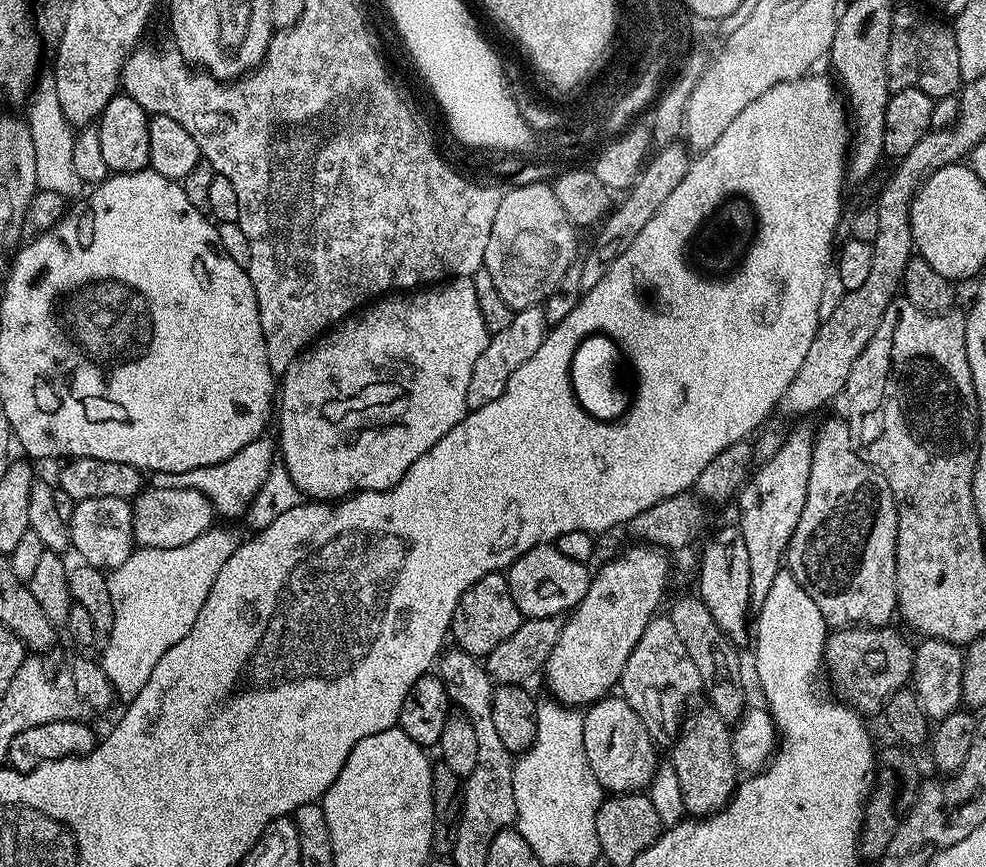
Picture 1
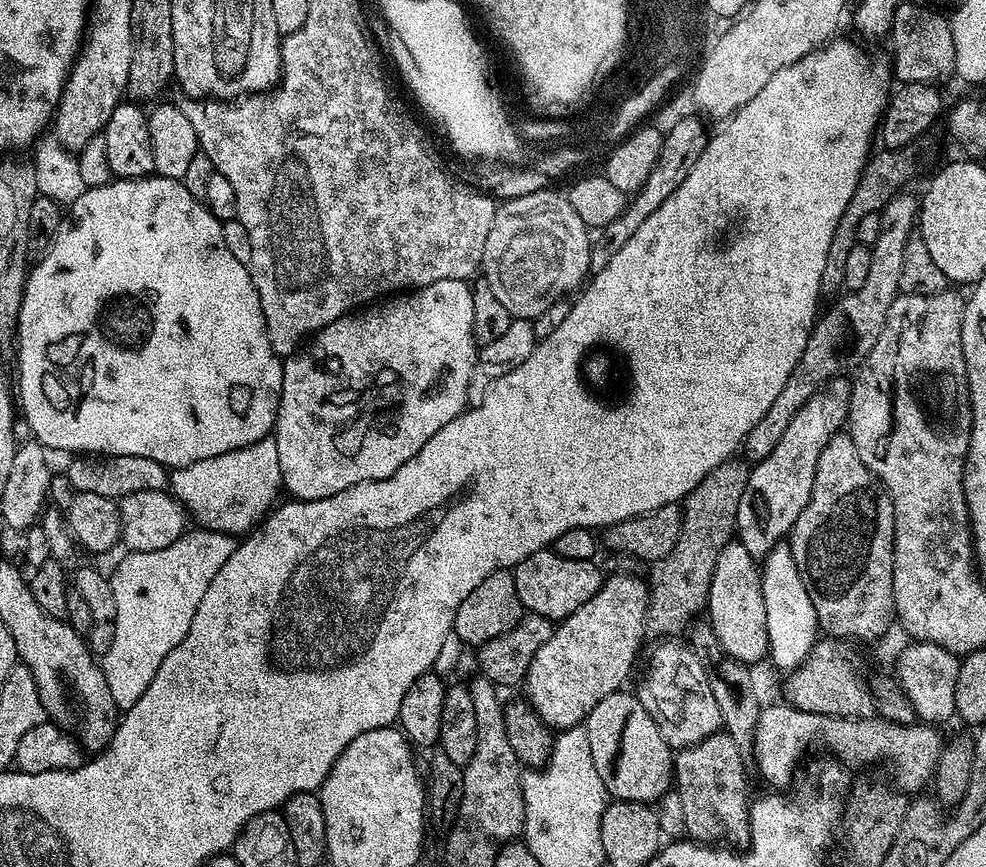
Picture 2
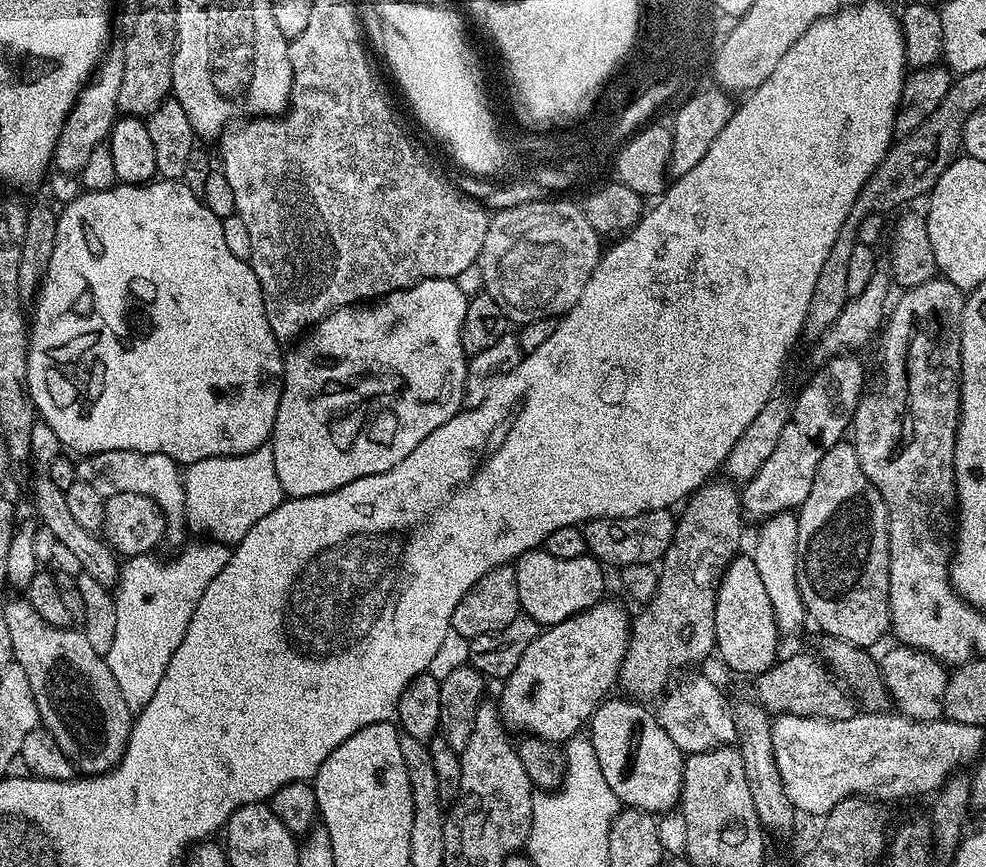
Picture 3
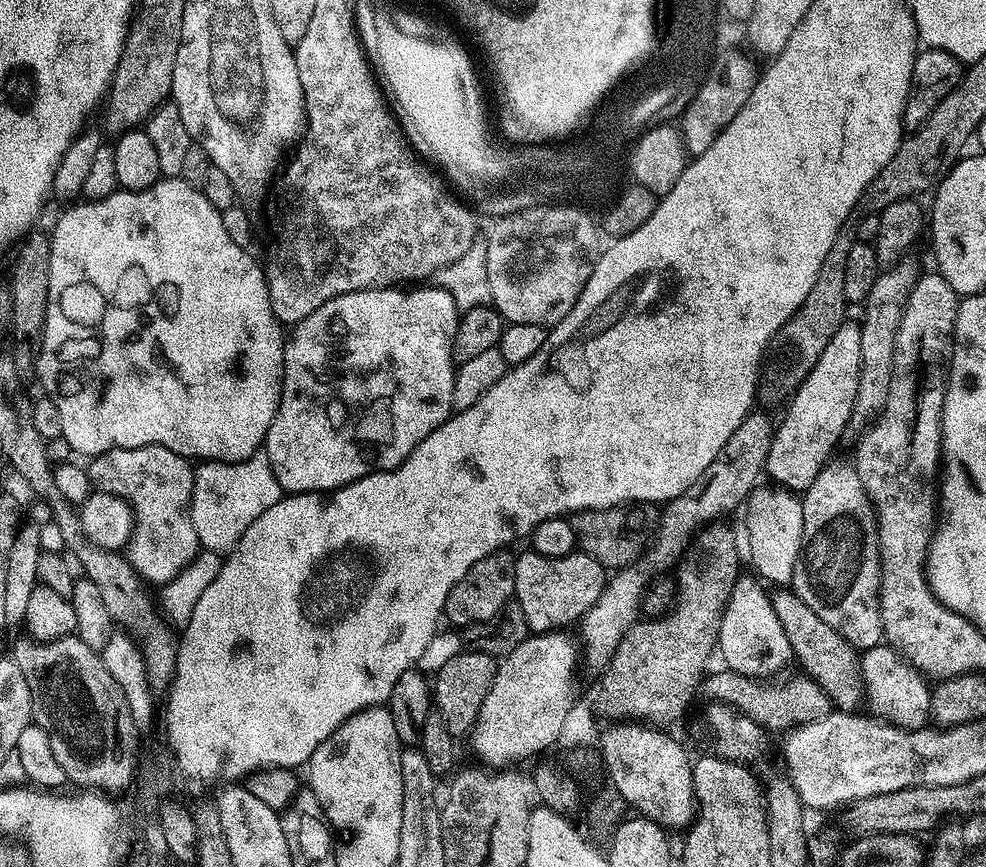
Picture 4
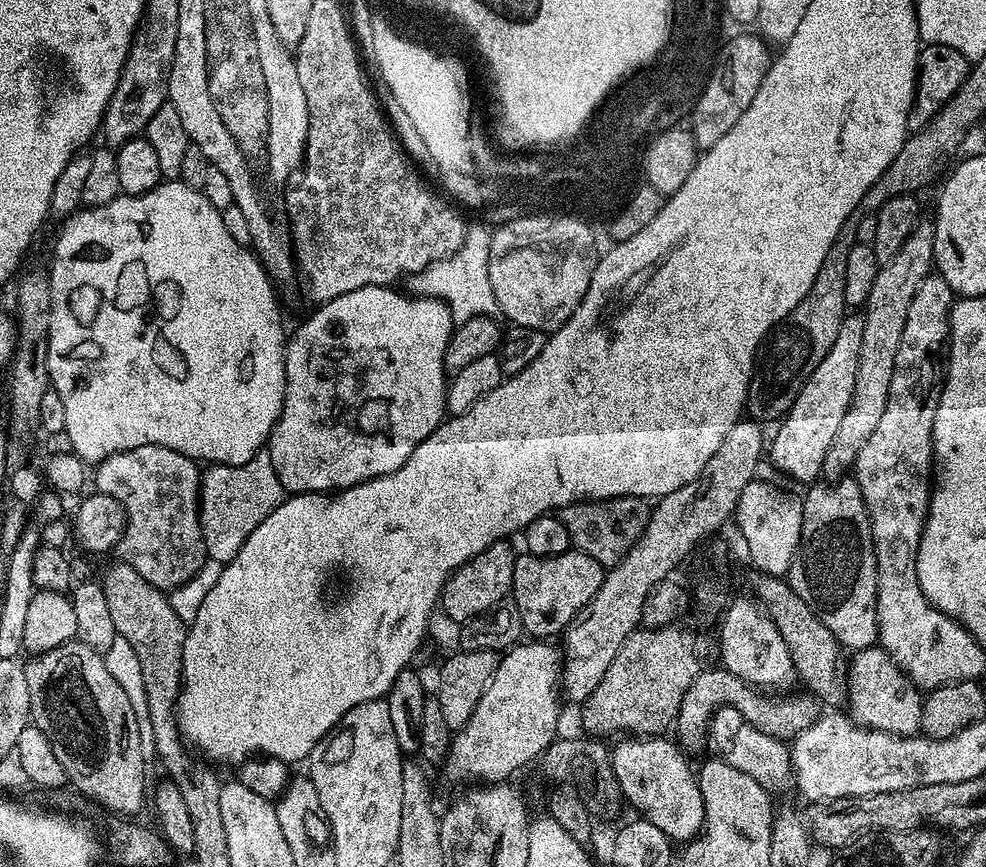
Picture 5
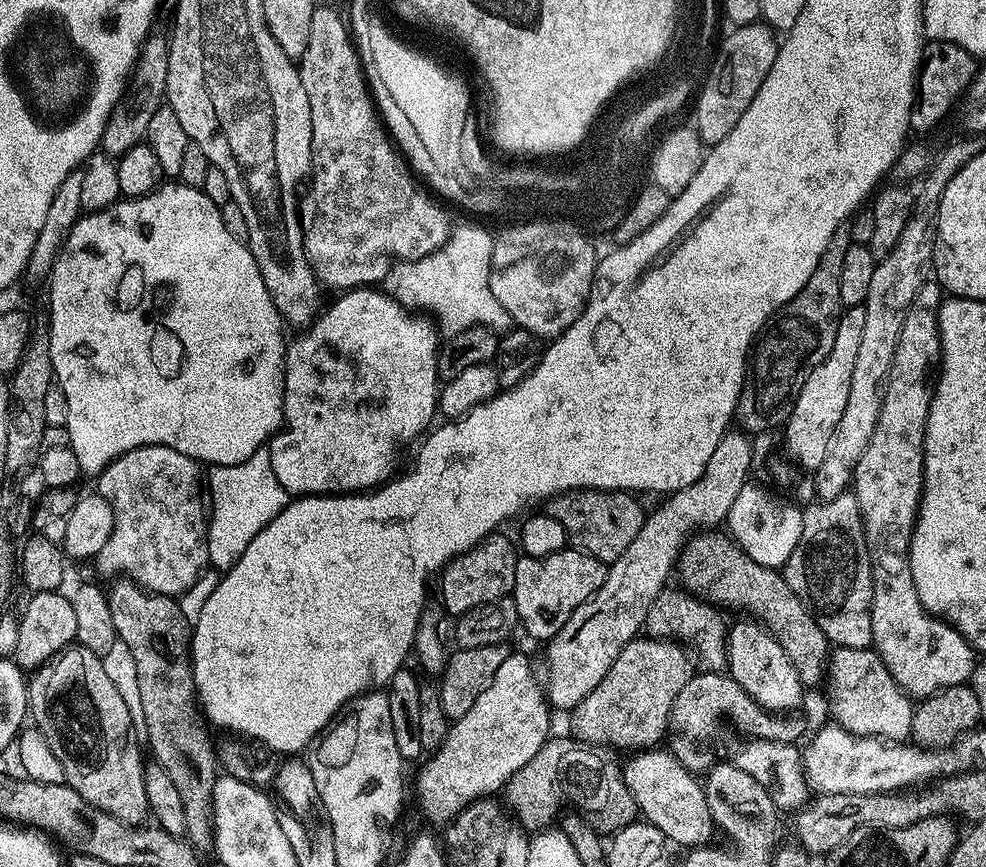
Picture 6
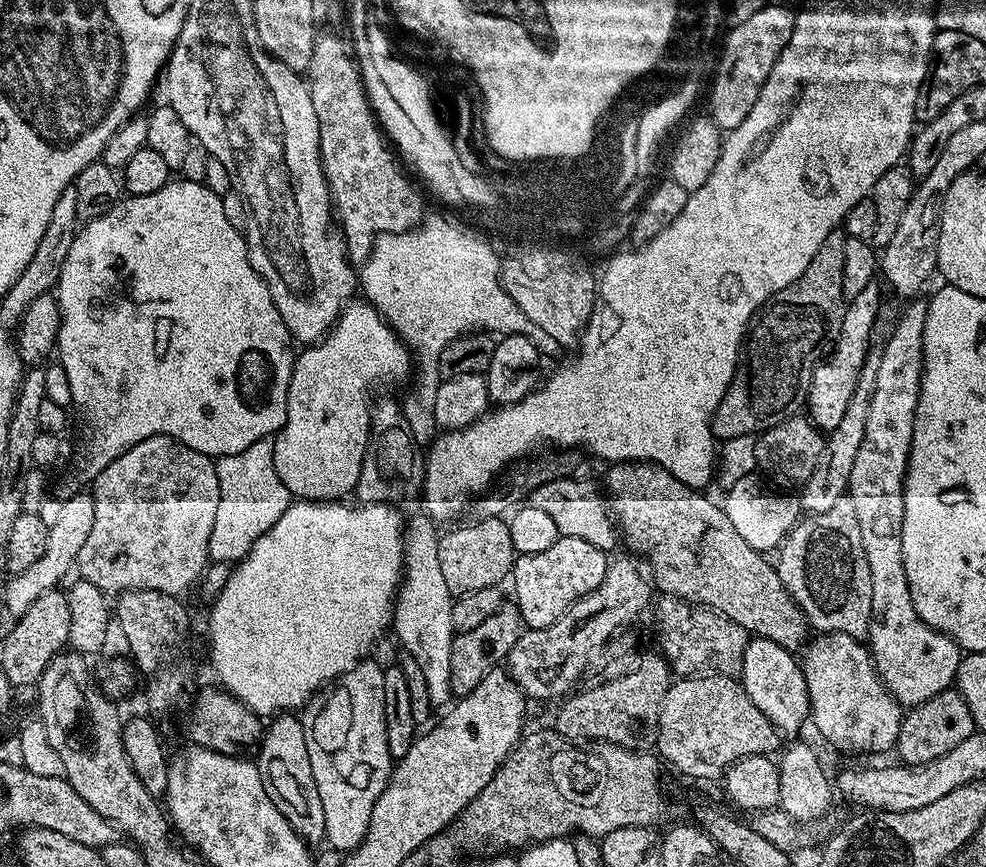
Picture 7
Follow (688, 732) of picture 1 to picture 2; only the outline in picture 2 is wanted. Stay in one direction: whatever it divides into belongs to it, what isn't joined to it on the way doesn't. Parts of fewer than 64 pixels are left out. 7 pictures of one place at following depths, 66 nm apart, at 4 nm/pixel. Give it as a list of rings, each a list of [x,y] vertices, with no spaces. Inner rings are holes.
[[[721,730],[702,738],[689,748],[679,749],[674,756],[674,790],[682,798],[686,818],[686,833],[696,842],[723,842],[728,846],[744,846],[752,839],[752,823],[748,817],[750,795],[748,796],[748,776],[744,773],[746,762],[734,746],[734,738]]]

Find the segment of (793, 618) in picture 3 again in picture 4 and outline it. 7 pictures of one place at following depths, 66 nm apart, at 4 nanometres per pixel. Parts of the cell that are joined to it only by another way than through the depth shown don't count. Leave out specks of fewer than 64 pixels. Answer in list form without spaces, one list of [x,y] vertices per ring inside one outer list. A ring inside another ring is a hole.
[[[763,488],[753,491],[752,495],[748,497],[746,501],[746,509],[748,508],[748,548],[746,544],[746,556],[752,559],[752,564],[756,569],[754,569],[755,575],[759,577],[761,581],[769,582],[768,580],[773,580],[774,583],[780,584],[776,586],[788,586],[792,583],[792,575],[794,574],[794,566],[796,565],[796,559],[798,558],[798,550],[802,546],[802,510],[804,509],[804,501],[801,499],[797,493],[783,490],[780,488],[769,488],[770,490],[762,490]]]

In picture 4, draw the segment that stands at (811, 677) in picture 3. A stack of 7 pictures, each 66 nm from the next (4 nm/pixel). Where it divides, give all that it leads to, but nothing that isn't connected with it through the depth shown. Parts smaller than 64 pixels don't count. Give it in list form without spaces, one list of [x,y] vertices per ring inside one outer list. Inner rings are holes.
[[[721,670],[711,676],[712,673],[703,681],[702,688],[703,691],[706,690],[712,695],[713,701],[739,708],[744,715],[759,724],[761,729],[767,731],[769,728],[772,732],[783,733],[785,730],[791,730],[802,724],[818,722],[826,718],[834,708],[822,686],[805,674],[781,675],[779,678],[757,678]]]

